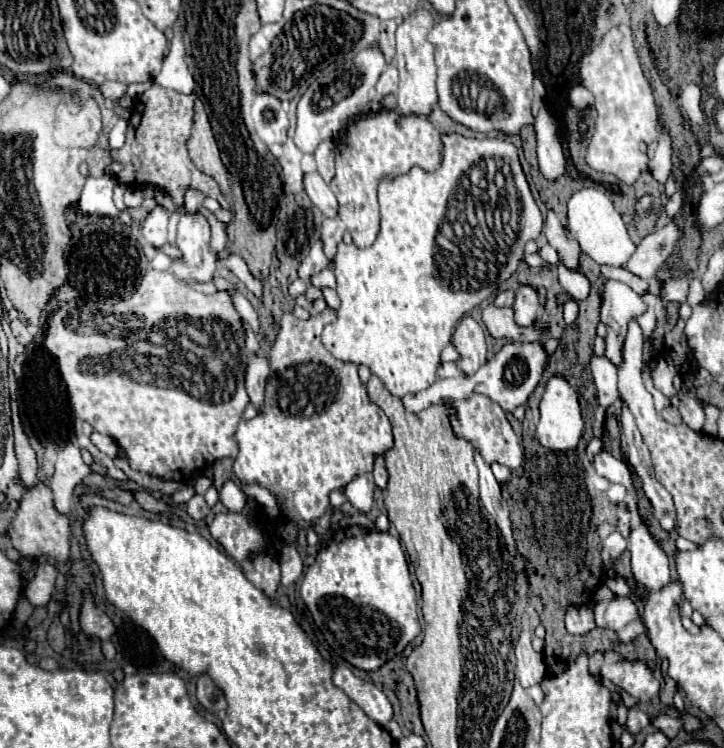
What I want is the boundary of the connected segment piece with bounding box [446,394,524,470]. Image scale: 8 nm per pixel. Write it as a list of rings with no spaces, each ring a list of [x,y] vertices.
[[[472,396],[472,400],[468,402],[454,402],[454,400],[446,400],[450,402],[454,408],[456,408],[456,416],[452,418],[452,428],[458,436],[464,436],[482,456],[484,460],[490,464],[490,462],[500,462],[504,466],[508,466],[510,470],[518,470],[522,466],[522,460],[524,460],[524,448],[518,440],[518,436],[514,434],[504,410],[488,400],[486,396]]]

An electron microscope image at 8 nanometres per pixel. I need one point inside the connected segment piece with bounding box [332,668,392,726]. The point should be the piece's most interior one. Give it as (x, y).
(371, 700)

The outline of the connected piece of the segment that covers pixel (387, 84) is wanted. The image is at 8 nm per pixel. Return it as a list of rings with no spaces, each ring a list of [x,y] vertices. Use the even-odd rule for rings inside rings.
[[[388,64],[388,68],[382,72],[378,84],[376,84],[376,92],[380,96],[386,96],[386,94],[394,94],[396,92],[396,86],[398,86],[398,70],[394,64]]]

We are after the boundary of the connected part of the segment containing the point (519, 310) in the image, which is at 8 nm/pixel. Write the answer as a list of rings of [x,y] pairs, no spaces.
[[[522,284],[516,290],[516,302],[514,302],[514,318],[518,326],[530,326],[536,320],[538,312],[538,294],[532,286]]]

